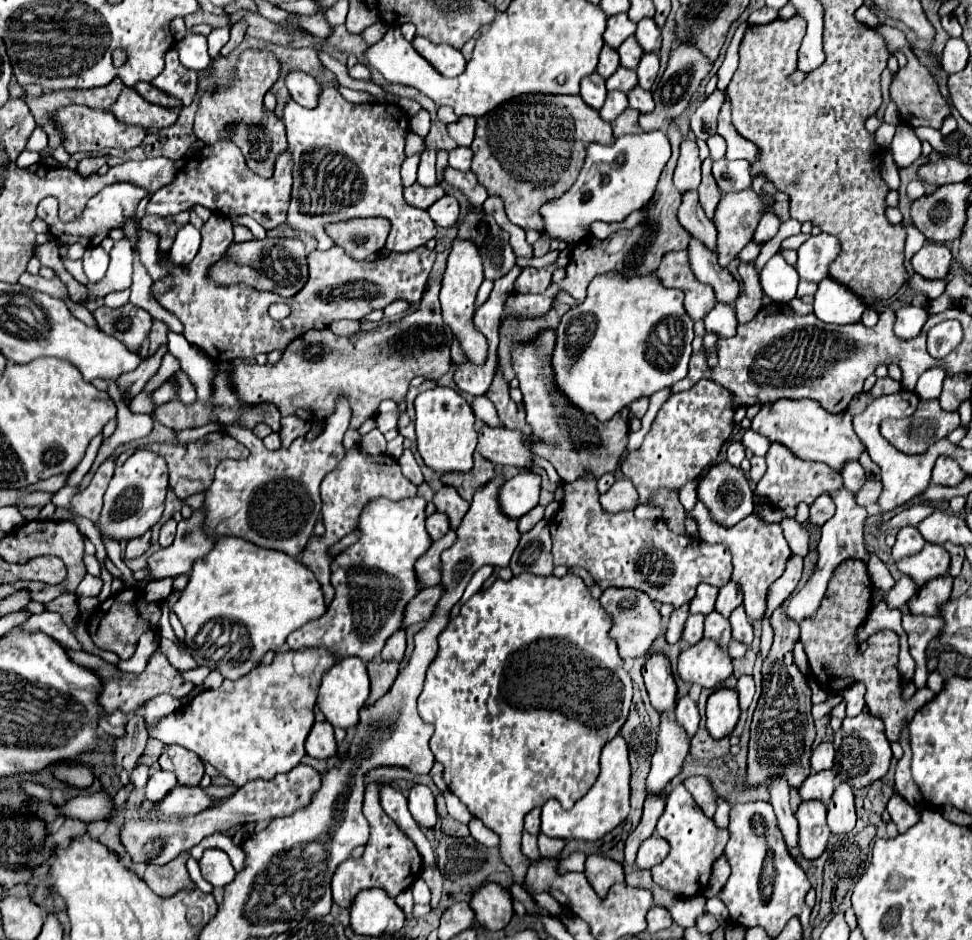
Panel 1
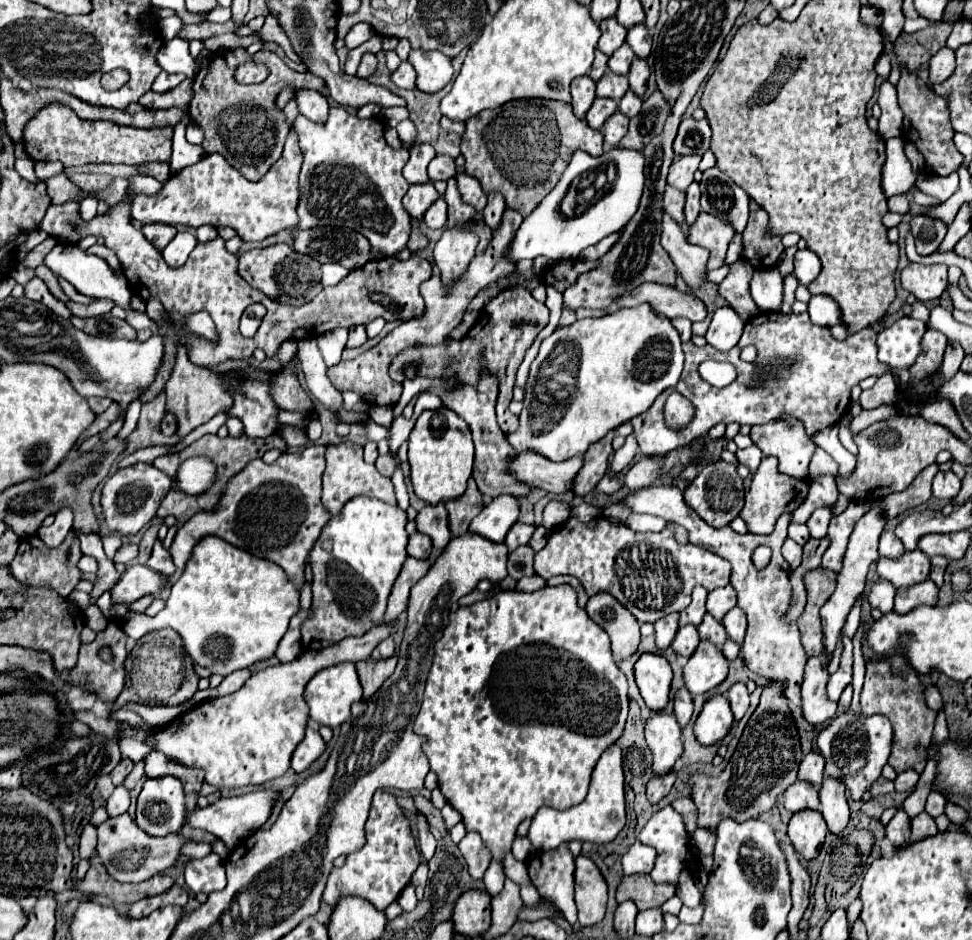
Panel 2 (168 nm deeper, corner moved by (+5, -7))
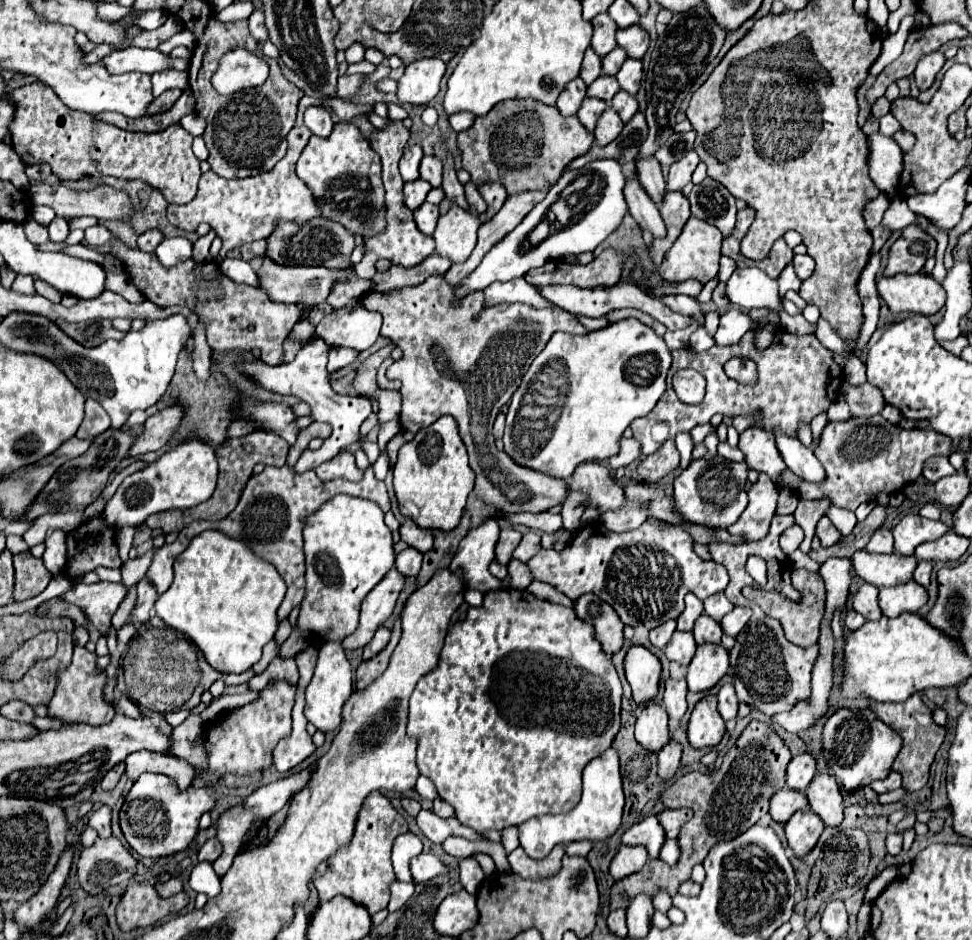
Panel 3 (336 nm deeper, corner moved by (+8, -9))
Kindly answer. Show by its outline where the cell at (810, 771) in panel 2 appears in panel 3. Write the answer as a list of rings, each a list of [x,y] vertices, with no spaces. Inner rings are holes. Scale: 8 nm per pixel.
[[[804,752],[800,756],[794,756],[790,760],[790,766],[788,766],[788,774],[786,774],[786,784],[794,790],[800,790],[804,792],[808,788],[808,784],[812,782],[814,778],[814,772],[816,772],[816,760],[812,754]]]

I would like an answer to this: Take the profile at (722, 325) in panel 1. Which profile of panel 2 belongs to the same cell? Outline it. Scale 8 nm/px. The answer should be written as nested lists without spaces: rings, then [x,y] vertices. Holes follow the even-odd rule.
[[[723,306],[713,312],[713,320],[705,338],[713,348],[725,352],[739,342],[743,326],[745,326],[745,320],[741,320],[733,308]]]

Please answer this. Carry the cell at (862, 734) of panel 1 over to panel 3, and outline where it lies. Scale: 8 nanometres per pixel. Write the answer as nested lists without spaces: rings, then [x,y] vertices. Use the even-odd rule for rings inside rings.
[[[838,708],[824,724],[822,732],[822,754],[828,762],[830,774],[844,786],[846,792],[854,792],[874,780],[886,778],[900,746],[902,738],[890,726],[878,718],[866,718],[860,710],[852,708]]]

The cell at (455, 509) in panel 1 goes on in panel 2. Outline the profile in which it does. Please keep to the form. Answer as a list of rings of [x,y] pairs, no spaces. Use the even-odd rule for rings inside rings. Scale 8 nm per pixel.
[[[437,504],[437,508],[425,506],[417,514],[415,524],[417,524],[417,532],[431,538],[435,550],[443,550],[447,546],[447,542],[449,542],[449,524],[445,520],[445,506],[443,504]]]

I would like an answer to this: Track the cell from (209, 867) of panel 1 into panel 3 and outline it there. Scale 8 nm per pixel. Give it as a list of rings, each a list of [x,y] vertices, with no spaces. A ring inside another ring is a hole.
[[[198,862],[192,868],[188,884],[194,892],[202,892],[208,898],[214,898],[220,894],[220,878],[218,874],[214,874],[214,868],[210,862]]]

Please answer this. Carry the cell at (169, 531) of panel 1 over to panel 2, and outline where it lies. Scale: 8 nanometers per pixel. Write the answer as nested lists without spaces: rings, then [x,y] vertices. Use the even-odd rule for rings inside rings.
[[[161,540],[155,542],[155,546],[153,546],[153,554],[151,554],[147,566],[149,566],[151,570],[163,574],[167,580],[173,578],[173,574],[175,574],[175,566],[173,566],[173,562],[169,560],[169,550],[165,550],[165,548],[161,546]]]

